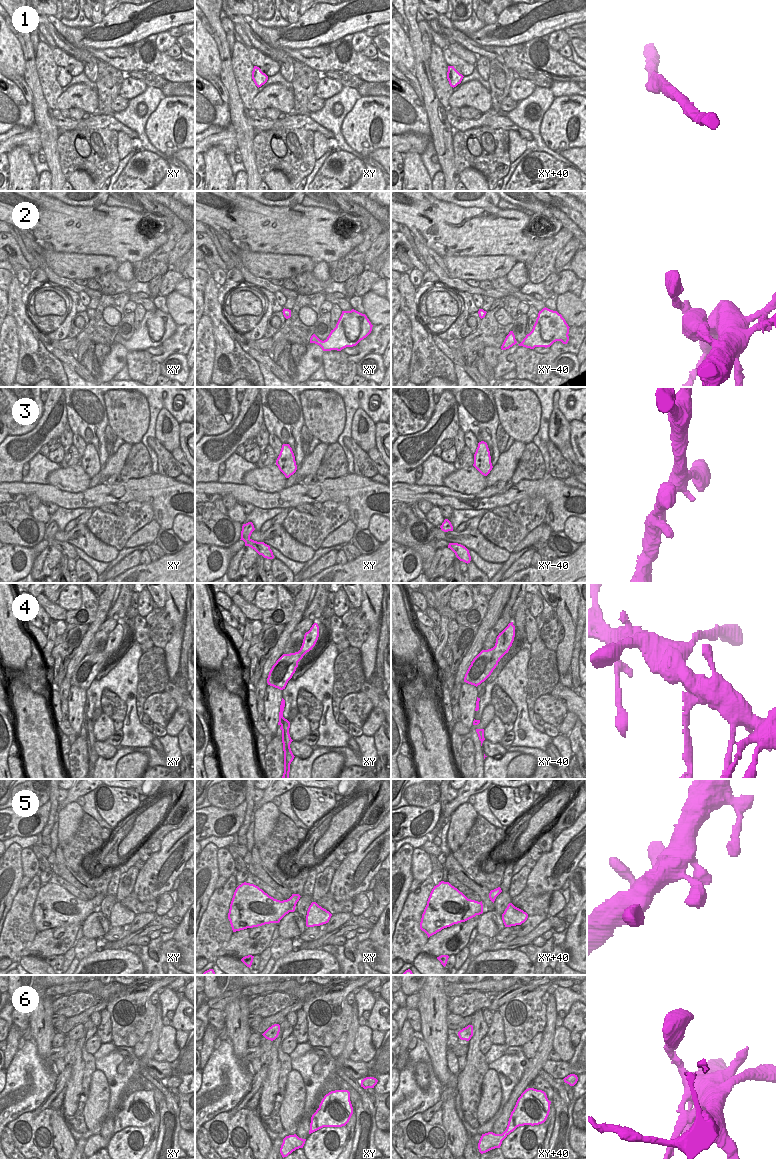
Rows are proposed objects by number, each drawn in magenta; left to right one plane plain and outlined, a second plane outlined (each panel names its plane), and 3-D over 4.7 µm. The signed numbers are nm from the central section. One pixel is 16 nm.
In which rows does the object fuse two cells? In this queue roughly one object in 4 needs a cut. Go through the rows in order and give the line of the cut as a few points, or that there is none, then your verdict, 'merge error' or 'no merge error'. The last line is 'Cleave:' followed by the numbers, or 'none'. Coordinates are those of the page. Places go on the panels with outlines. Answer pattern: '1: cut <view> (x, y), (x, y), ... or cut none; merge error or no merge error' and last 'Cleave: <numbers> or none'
1: cut none; no merge error
2: cut none; no merge error
3: cut none; no merge error
4: cut xy (286, 719), (282, 725), (282, 732); merge error
5: cut none; no merge error
6: cut none; no merge error
Cleave: 4

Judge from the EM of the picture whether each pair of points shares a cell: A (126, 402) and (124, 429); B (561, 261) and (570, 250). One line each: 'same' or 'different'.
A: same
B: same

